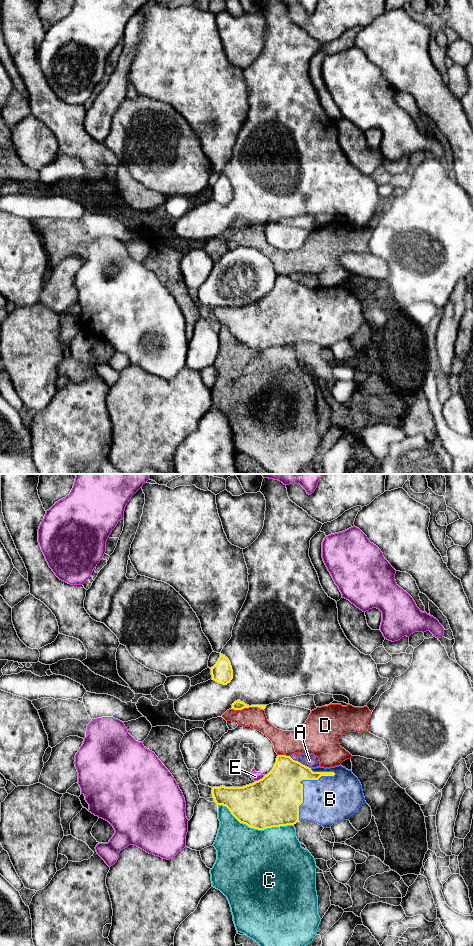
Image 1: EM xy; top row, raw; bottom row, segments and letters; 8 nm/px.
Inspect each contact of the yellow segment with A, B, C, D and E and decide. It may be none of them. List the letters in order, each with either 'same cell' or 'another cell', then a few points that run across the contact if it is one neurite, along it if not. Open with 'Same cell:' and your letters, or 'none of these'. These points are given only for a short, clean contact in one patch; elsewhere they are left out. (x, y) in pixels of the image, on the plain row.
Same cell: B
A: another cell | xy (289, 276), (310, 288)
B: same cell
C: another cell
D: another cell
E: another cell

